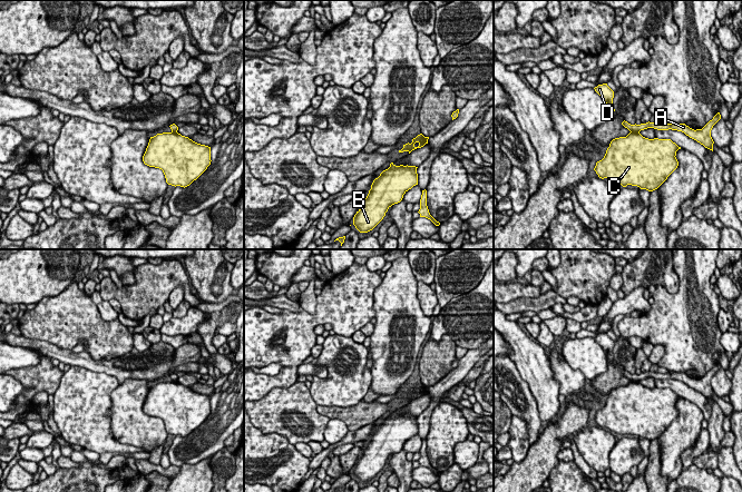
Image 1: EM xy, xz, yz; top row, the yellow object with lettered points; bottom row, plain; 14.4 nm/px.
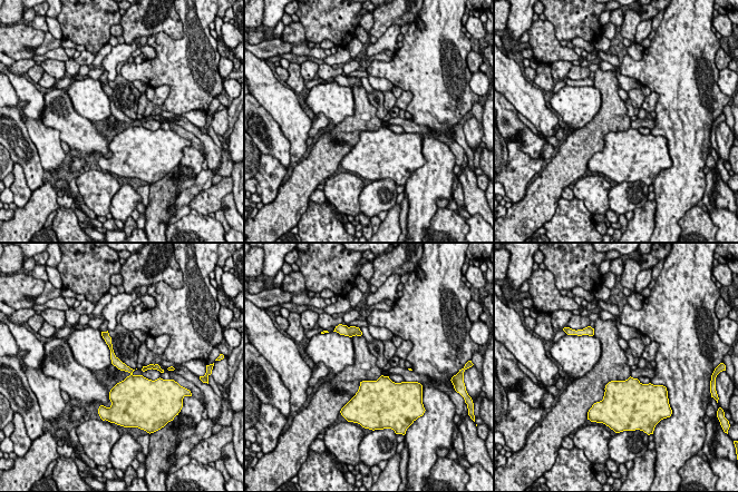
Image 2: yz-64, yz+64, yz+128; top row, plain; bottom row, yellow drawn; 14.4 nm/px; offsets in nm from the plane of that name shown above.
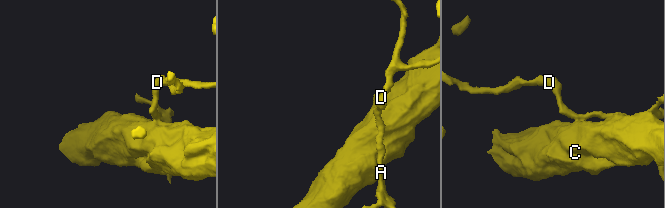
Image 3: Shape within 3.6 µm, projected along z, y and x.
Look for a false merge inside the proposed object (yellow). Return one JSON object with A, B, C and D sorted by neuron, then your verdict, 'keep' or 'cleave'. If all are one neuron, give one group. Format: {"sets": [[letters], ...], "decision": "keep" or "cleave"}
{"sets": [["A", "D"], ["B", "C"]], "decision": "cleave"}

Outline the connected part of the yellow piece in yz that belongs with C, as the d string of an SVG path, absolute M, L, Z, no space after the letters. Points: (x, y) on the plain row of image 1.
M631 381L626 386L615 387L611 391L604 407L596 412L594 420L599 427L607 427L608 431L623 436L632 434L653 441L677 417L678 411L675 405L678 398L681 396L671 388L648 388L640 382Z

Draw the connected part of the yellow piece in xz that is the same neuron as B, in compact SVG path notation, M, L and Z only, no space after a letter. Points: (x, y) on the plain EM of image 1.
M393 412L371 434L362 456L353 466L360 482L372 480L385 465L388 459L402 450L403 444L418 434L416 415L396 415Z

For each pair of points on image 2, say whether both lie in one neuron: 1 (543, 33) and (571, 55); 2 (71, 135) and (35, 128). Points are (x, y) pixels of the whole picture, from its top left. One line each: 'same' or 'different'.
1: same
2: different

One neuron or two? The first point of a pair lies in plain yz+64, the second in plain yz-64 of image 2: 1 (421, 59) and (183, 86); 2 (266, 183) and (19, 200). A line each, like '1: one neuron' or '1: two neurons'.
1: one neuron
2: one neuron

